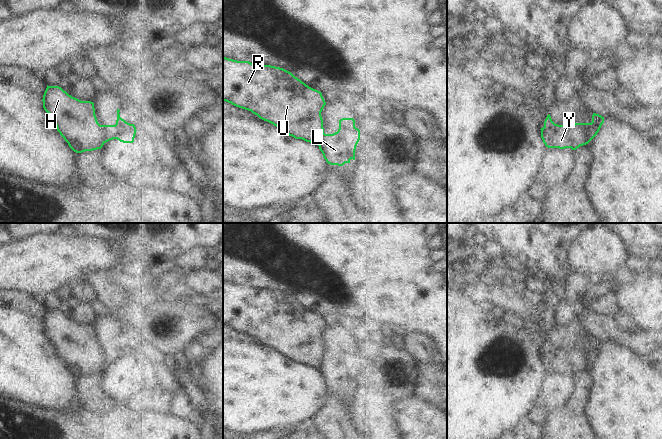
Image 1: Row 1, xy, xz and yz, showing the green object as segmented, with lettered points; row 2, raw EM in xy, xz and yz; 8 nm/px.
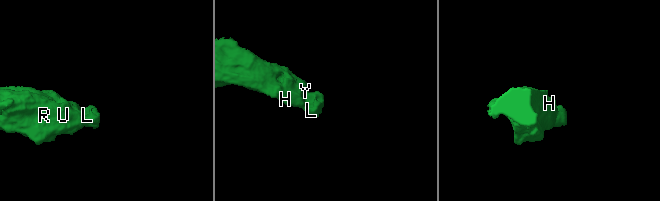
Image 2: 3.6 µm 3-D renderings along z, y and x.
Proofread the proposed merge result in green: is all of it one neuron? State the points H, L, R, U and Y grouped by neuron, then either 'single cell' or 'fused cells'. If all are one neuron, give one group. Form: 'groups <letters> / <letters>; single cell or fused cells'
groups H R U Y / L; fused cells

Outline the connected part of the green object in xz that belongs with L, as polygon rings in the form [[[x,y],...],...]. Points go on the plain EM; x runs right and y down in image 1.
[[[353,342],[339,344],[339,353],[333,358],[325,358],[318,368],[324,383],[330,389],[343,390],[355,384],[356,370],[360,364],[360,354]]]

